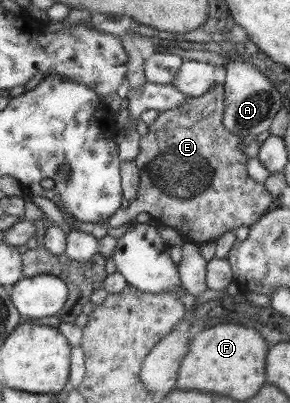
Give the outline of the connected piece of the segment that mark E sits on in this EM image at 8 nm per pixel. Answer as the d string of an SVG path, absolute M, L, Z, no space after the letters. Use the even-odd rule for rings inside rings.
M214 83L212 88L208 89L202 96L196 97L194 100L184 104L183 107L179 109L165 110L159 113L156 120L148 126L148 131L145 135L140 137L139 140L139 151L134 158L135 165L140 171L140 185L137 188L137 196L129 201L125 202L122 210L118 210L118 214L113 214L110 217L107 227L118 227L126 224L127 222L133 222L134 217L139 212L146 212L149 214L152 223L156 225L164 225L173 228L178 231L186 240L191 241L195 244L205 244L207 242L214 242L218 239L221 234L228 232L229 230L235 230L238 226L247 226L254 224L264 213L266 213L266 208L272 204L274 196L265 189L264 184L256 184L252 182L248 176L246 176L246 155L240 154L238 152L238 142L240 142L240 137L244 136L234 136L230 134L221 123L221 116L224 110L224 98L223 98L223 84Z

